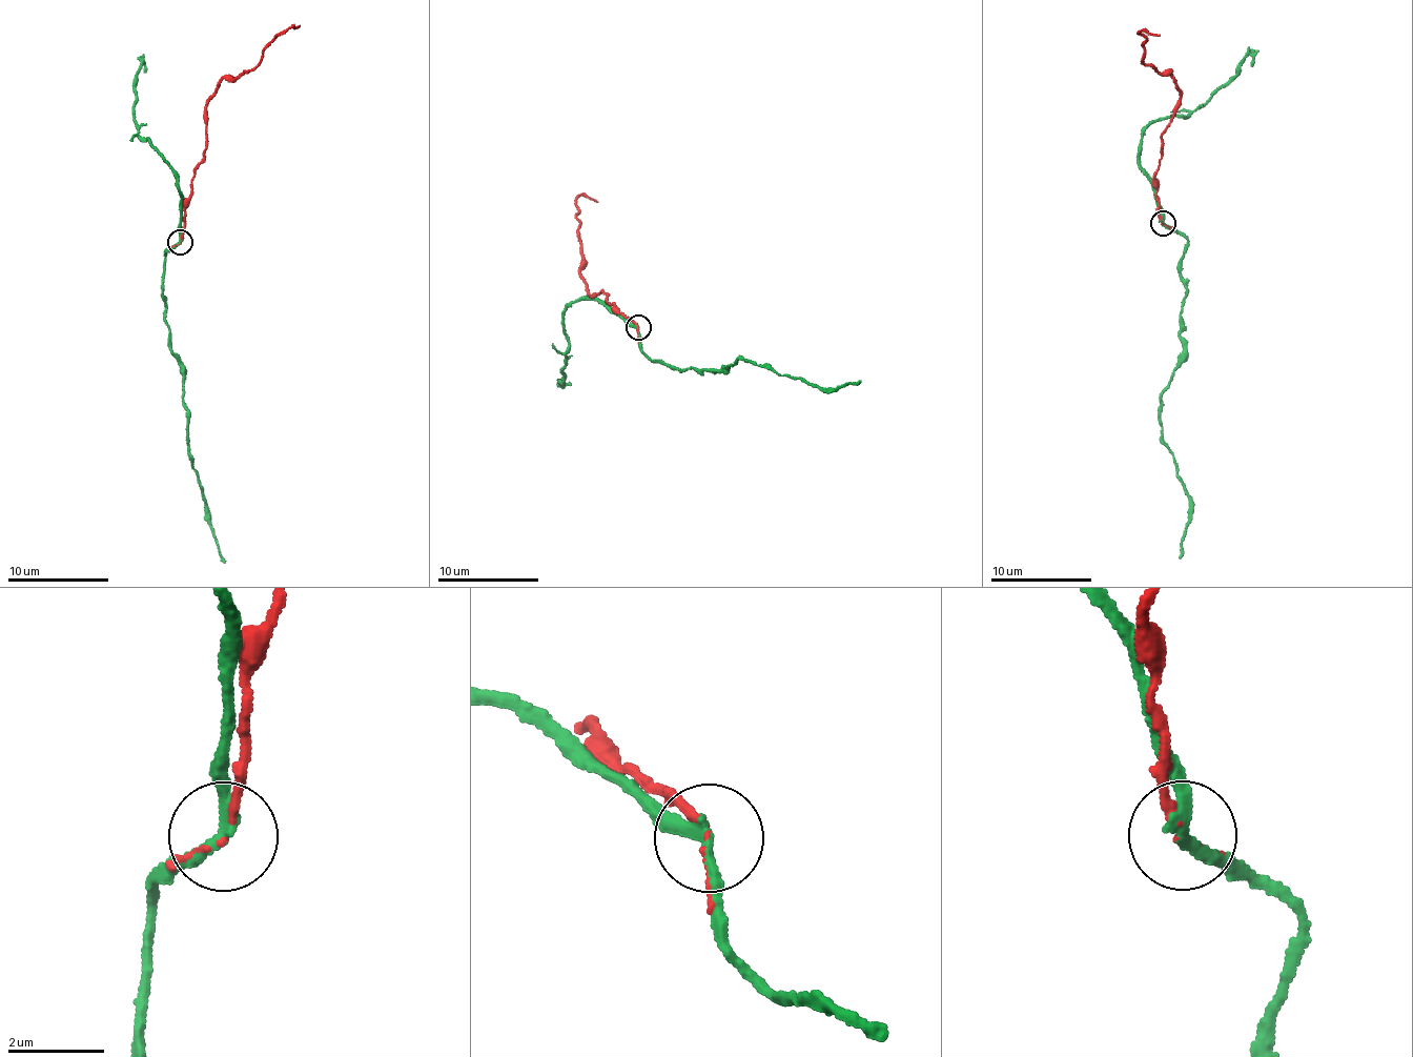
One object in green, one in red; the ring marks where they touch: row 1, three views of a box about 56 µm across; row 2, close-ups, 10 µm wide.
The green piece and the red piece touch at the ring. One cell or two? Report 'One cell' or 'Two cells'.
Two cells

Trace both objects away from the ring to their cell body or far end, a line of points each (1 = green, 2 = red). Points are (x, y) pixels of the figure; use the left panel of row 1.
1: (180, 241), (167, 248), (162, 281), (169, 349), (179, 364), (187, 413), (189, 459), (224, 563)
2: (180, 241), (184, 201), (203, 159), (205, 102), (225, 79), (258, 65), (269, 42), (300, 26)

